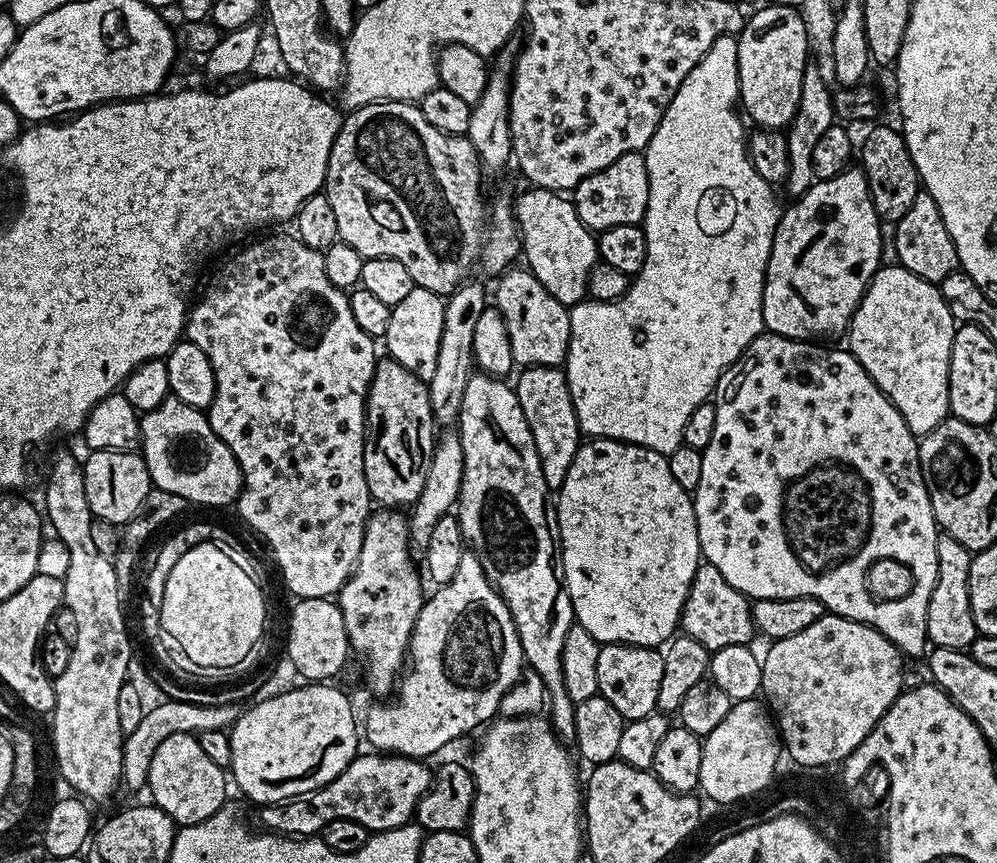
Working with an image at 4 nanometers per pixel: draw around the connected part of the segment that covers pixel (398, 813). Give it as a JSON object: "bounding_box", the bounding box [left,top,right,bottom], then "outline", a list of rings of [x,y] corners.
{"bounding_box":[259,750,433,838],"outline":[[[368,750],[365,756],[356,755],[334,782],[326,782],[326,786],[283,804],[263,805],[259,809],[264,823],[261,825],[267,831],[297,838],[319,837],[323,828],[335,820],[358,822],[372,834],[394,830],[415,817],[422,794],[432,785],[433,773],[424,764],[427,763],[411,756]]]}

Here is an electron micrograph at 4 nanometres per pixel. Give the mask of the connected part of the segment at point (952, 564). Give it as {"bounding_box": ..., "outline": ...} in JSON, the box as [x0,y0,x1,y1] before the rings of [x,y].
{"bounding_box":[928,535,978,649],"outline":[[[941,535],[936,541],[938,546],[938,578],[934,594],[930,594],[928,607],[928,639],[938,648],[971,649],[978,635],[974,618],[970,614],[970,594],[968,593],[968,571],[973,553],[954,538]]]}

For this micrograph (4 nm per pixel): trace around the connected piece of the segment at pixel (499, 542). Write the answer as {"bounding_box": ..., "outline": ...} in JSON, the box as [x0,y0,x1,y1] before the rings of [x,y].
{"bounding_box":[458,370,576,746],"outline":[[[479,370],[473,371],[470,382],[466,382],[466,394],[462,394],[462,410],[460,411],[460,419],[458,421],[458,435],[460,445],[464,454],[464,478],[460,487],[460,498],[458,501],[458,519],[462,526],[462,534],[466,541],[467,547],[472,548],[475,555],[480,561],[482,570],[486,574],[486,578],[495,586],[502,599],[506,602],[514,624],[518,630],[518,638],[522,642],[522,654],[524,655],[524,663],[531,671],[538,674],[538,678],[542,678],[542,682],[548,691],[546,704],[546,716],[552,725],[552,731],[556,733],[559,740],[564,741],[565,745],[572,746],[576,742],[576,705],[573,704],[570,694],[566,690],[566,682],[562,674],[562,650],[566,646],[566,634],[574,627],[574,617],[572,614],[572,603],[570,602],[570,594],[564,587],[564,581],[561,573],[558,571],[558,564],[552,559],[558,556],[558,529],[556,527],[556,510],[554,500],[550,497],[550,489],[546,486],[546,478],[542,478],[542,466],[538,462],[538,450],[534,446],[534,438],[530,434],[530,426],[526,422],[526,414],[522,414],[522,406],[516,397],[515,387],[510,386],[507,379],[499,376],[489,376],[487,372]]]}

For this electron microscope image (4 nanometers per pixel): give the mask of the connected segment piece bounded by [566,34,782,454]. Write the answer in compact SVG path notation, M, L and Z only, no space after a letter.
M725 34L712 43L708 53L698 62L698 66L694 66L694 70L690 70L690 74L686 74L682 86L678 86L666 114L650 138L648 147L643 149L646 174L650 178L650 198L642 221L648 250L648 257L642 270L636 273L628 291L619 300L588 298L579 304L571 305L572 334L568 347L566 375L570 398L574 402L580 430L585 437L601 440L625 440L628 444L641 444L655 452L665 454L672 452L679 444L684 443L686 421L690 419L690 414L694 414L694 410L698 410L700 404L705 403L715 393L716 384L720 381L724 369L739 360L741 354L746 350L746 346L750 346L750 342L754 342L754 338L765 331L762 318L764 275L774 242L774 234L780 224L782 208L776 205L776 196L772 193L775 192L773 185L767 184L762 178L762 174L758 174L758 170L754 170L752 159L748 157L746 131L744 132L745 121L738 111L740 75L738 74L736 41L735 35Z

